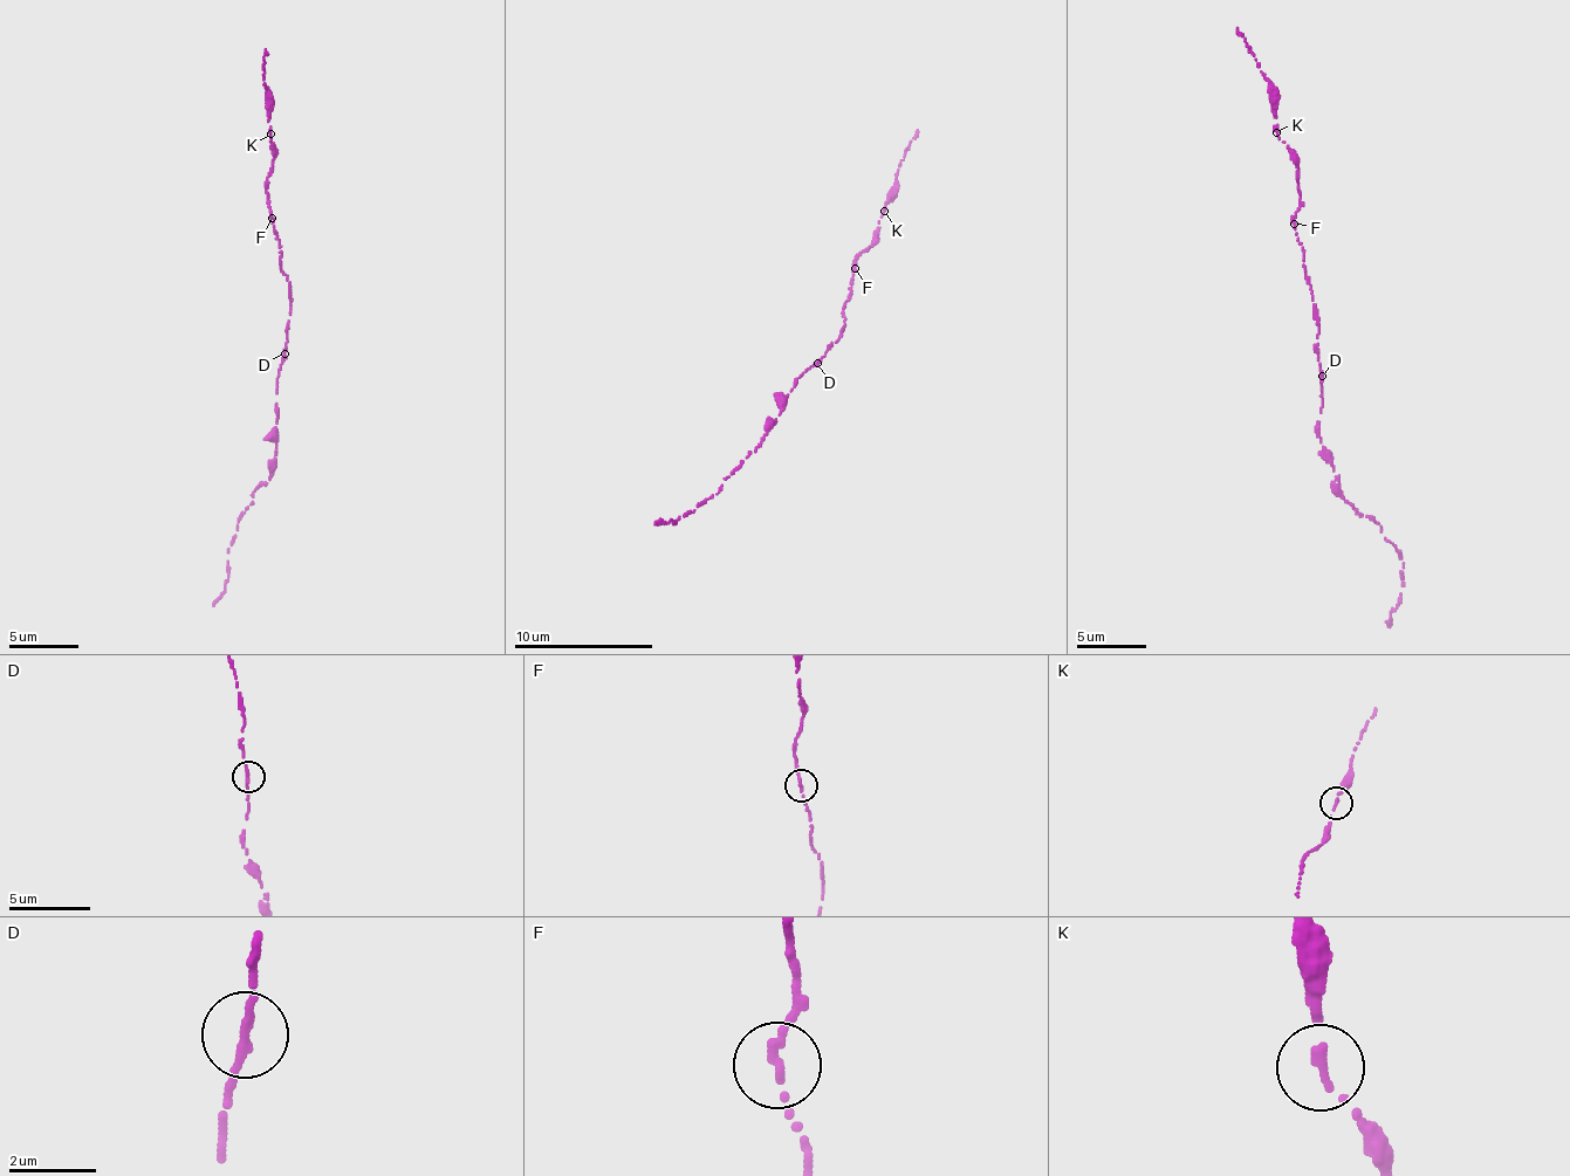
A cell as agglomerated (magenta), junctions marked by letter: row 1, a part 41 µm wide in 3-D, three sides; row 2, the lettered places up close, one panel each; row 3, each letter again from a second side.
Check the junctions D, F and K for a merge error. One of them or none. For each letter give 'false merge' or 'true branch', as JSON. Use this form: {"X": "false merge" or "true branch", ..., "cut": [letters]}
{"D": "true branch", "F": "true branch", "K": "true branch", "cut": []}

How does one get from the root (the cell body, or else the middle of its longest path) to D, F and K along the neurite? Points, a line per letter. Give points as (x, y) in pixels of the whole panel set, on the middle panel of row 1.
D: (828, 349), (816, 364)
F: (828, 349), (842, 330), (845, 318), (841, 311), (850, 298), (850, 279), (855, 268)
K: (828, 349), (845, 318), (841, 311), (850, 298), (850, 279), (856, 266), (851, 265), (875, 240), (884, 211)

